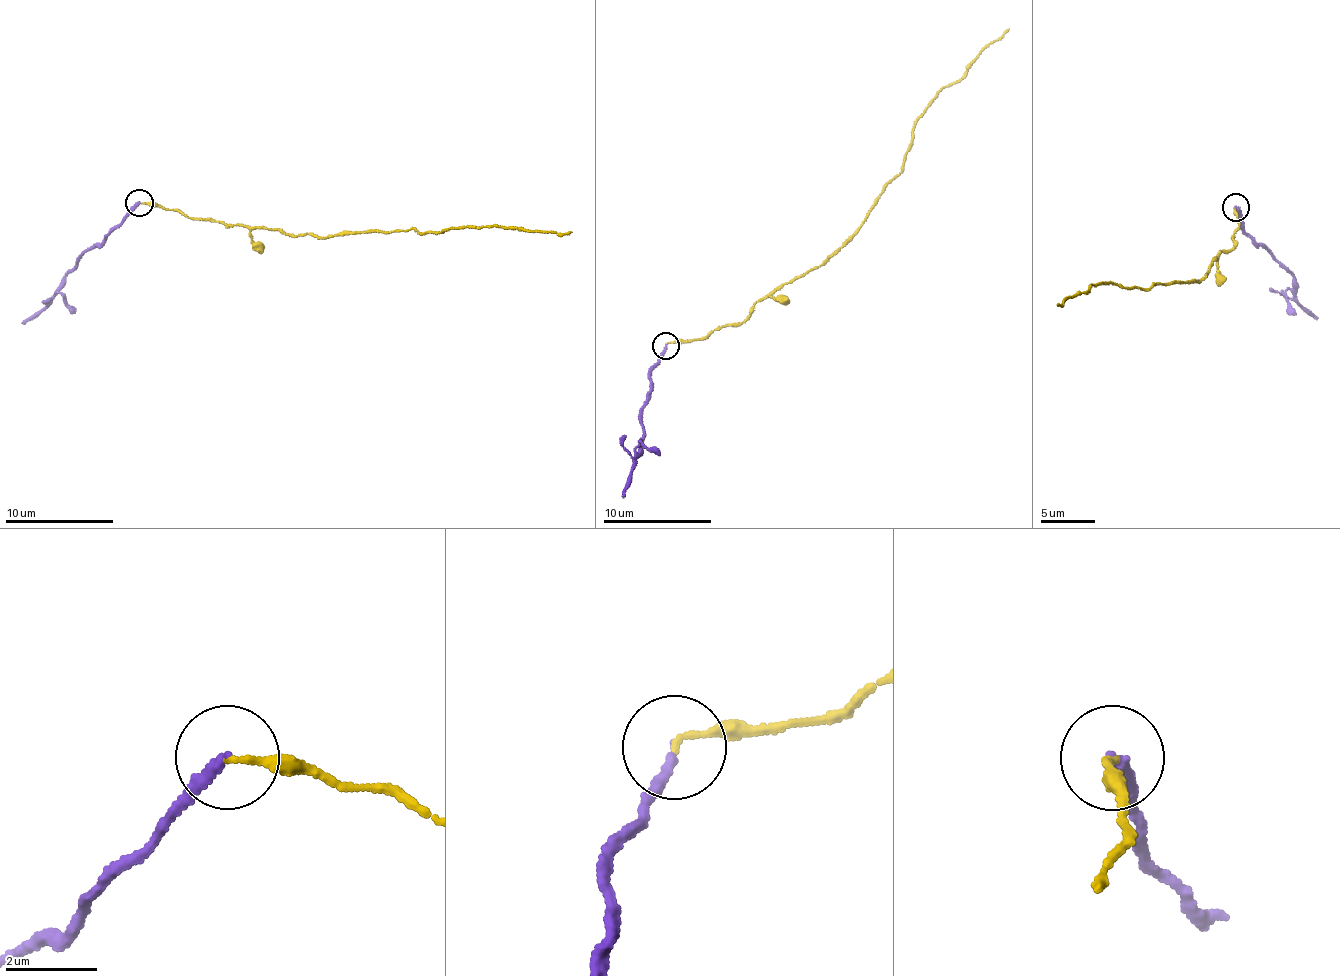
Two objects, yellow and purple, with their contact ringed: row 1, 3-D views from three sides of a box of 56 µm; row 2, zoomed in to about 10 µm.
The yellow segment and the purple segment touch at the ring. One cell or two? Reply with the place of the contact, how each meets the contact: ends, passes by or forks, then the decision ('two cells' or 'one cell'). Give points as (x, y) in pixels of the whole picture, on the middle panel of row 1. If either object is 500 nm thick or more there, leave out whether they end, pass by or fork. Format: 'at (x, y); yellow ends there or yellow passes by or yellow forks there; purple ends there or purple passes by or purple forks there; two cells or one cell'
at (666, 345); yellow ends there; purple ends there; two cells

